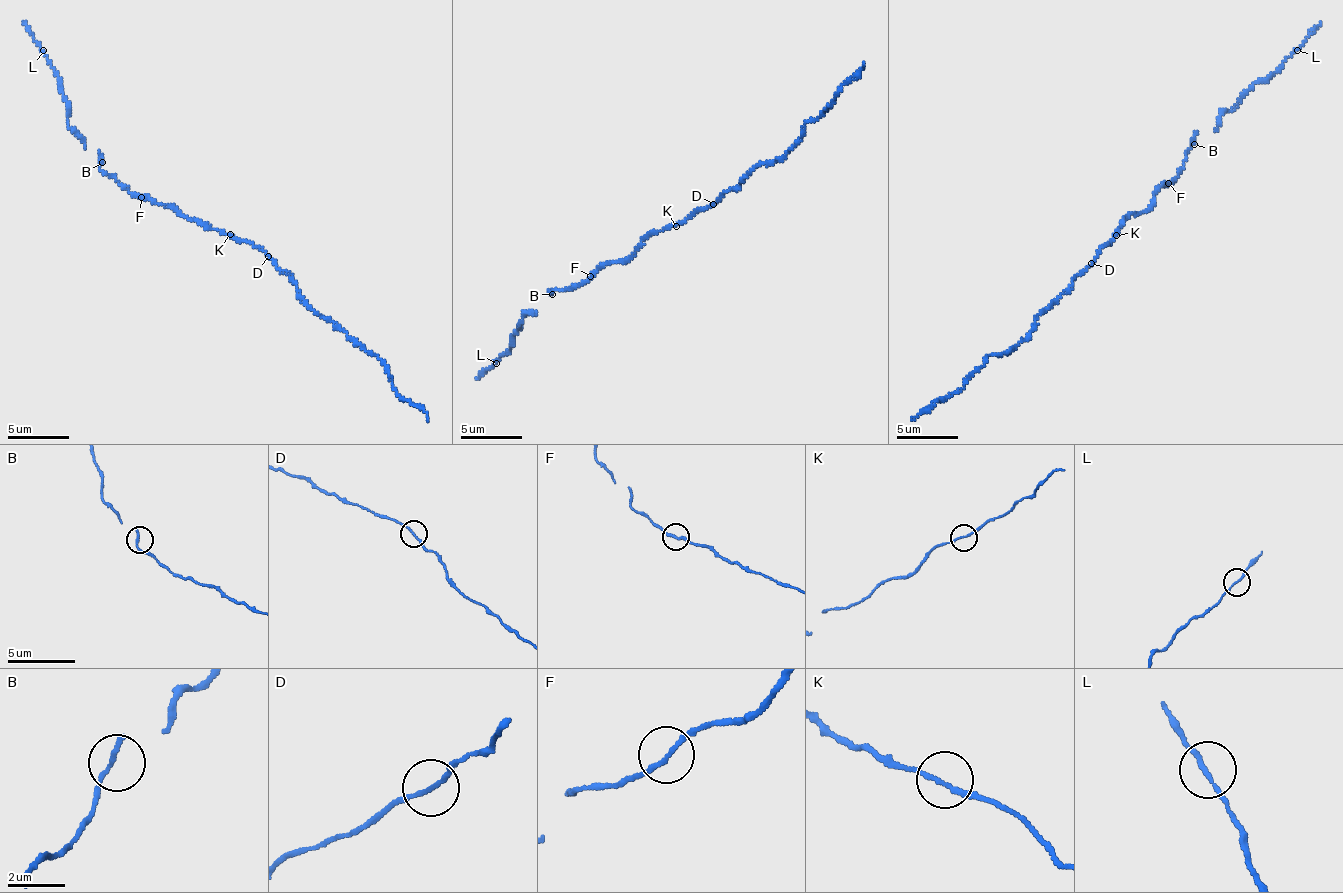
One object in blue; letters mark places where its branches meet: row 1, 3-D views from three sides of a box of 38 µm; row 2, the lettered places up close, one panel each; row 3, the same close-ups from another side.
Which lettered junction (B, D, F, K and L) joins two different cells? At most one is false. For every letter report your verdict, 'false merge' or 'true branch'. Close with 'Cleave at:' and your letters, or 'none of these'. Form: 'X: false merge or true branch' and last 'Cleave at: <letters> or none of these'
B: true branch
D: false merge
F: true branch
K: true branch
L: true branch
Cleave at: D

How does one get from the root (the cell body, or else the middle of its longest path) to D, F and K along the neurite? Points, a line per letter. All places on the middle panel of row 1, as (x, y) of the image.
D: (660, 231), (682, 224), (714, 204)
F: (660, 231), (644, 240), (629, 256), (607, 262), (591, 275)
K: (660, 231), (676, 226)

